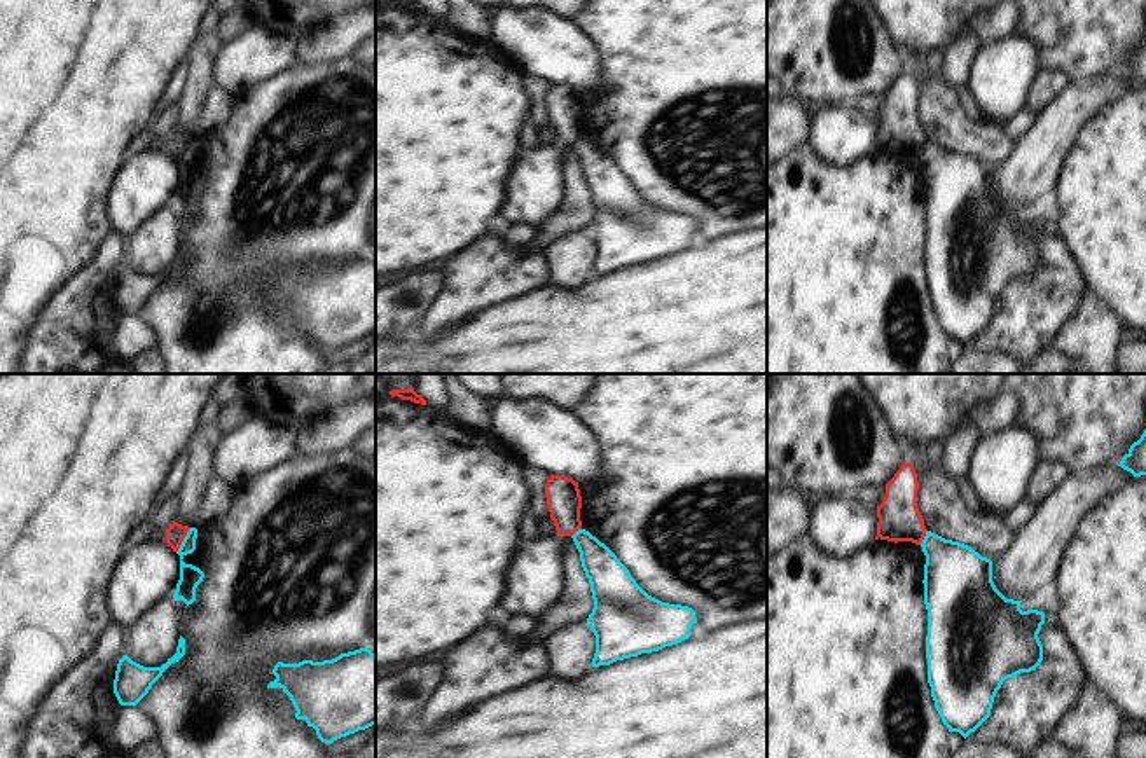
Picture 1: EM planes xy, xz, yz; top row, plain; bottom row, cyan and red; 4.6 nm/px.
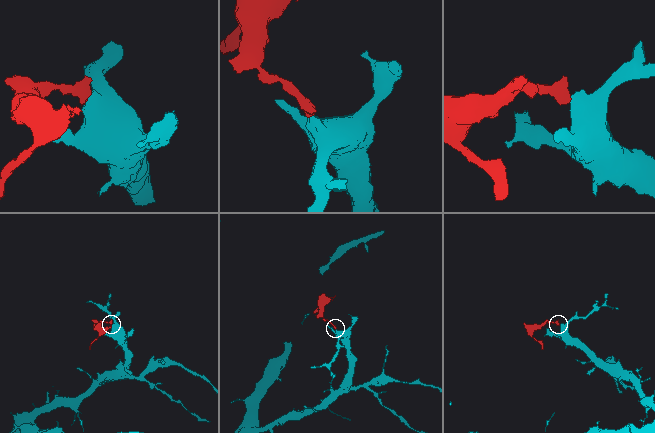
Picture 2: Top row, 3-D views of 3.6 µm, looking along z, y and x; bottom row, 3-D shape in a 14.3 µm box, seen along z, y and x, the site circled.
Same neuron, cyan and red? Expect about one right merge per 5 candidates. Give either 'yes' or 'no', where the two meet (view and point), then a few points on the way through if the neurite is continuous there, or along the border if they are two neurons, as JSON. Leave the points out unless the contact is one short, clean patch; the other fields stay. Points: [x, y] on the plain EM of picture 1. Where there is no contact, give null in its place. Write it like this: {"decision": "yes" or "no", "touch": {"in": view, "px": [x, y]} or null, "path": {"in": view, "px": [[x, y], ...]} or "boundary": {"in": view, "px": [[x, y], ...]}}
{"decision": "no", "touch": {"in": "xy", "px": [184, 149]}, "boundary": {"in": "xy", "px": [[191, 137], [177, 161]]}}

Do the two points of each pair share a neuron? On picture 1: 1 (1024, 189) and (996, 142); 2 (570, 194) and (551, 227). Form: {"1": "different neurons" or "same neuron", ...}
{"1": "different neurons", "2": "same neuron"}

